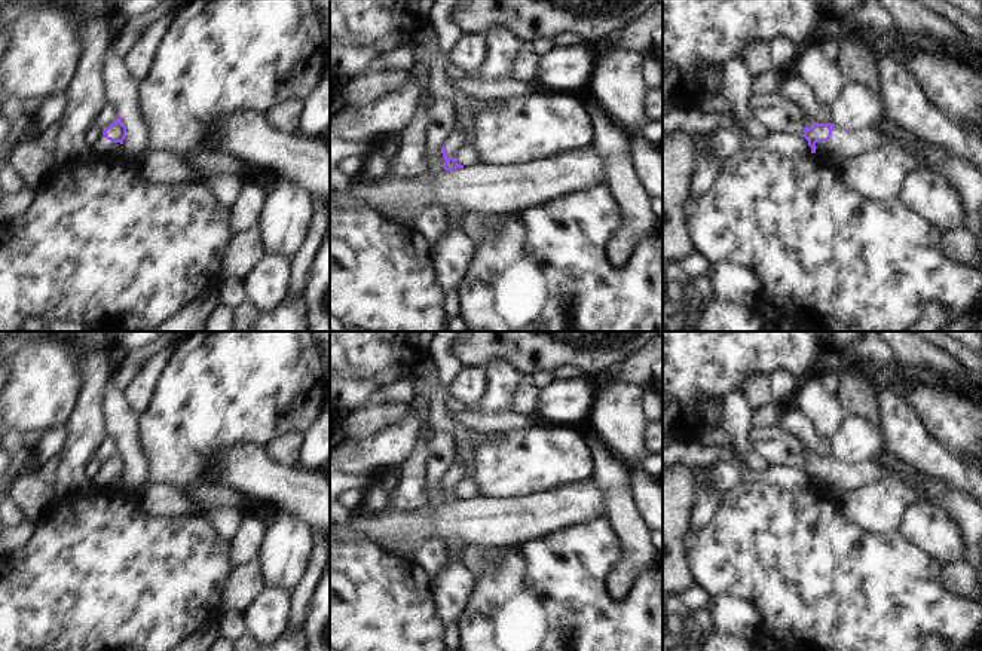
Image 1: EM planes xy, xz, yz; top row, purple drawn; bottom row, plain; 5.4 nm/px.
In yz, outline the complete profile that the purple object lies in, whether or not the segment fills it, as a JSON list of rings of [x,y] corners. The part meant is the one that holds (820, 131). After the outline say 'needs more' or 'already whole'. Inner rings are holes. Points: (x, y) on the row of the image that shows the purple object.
[[[807,116],[802,137],[808,141],[811,153],[817,153],[841,169],[850,161],[862,156],[869,147],[885,144],[872,128],[847,131],[835,123],[819,123]]]; needs more

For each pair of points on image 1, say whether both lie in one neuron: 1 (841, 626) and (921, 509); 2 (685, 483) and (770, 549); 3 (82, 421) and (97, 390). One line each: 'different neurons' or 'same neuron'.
1: different neurons
2: different neurons
3: same neuron

